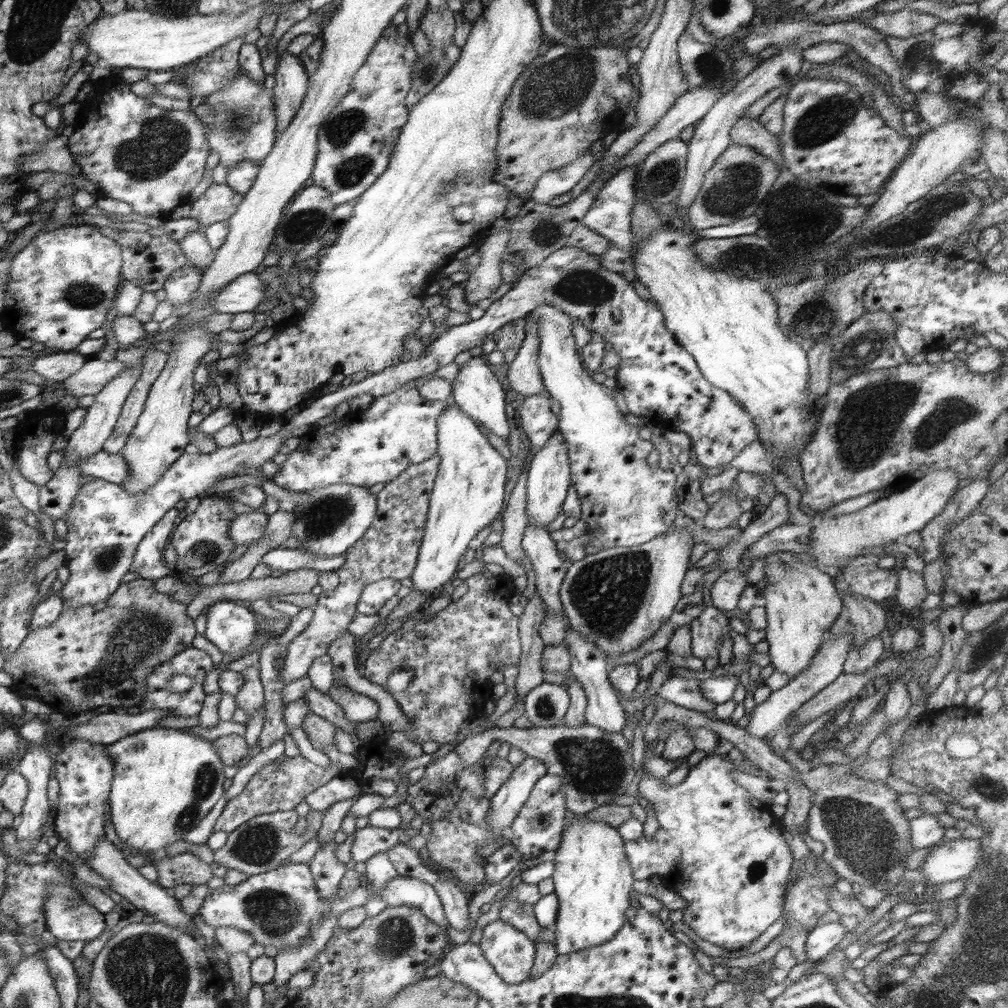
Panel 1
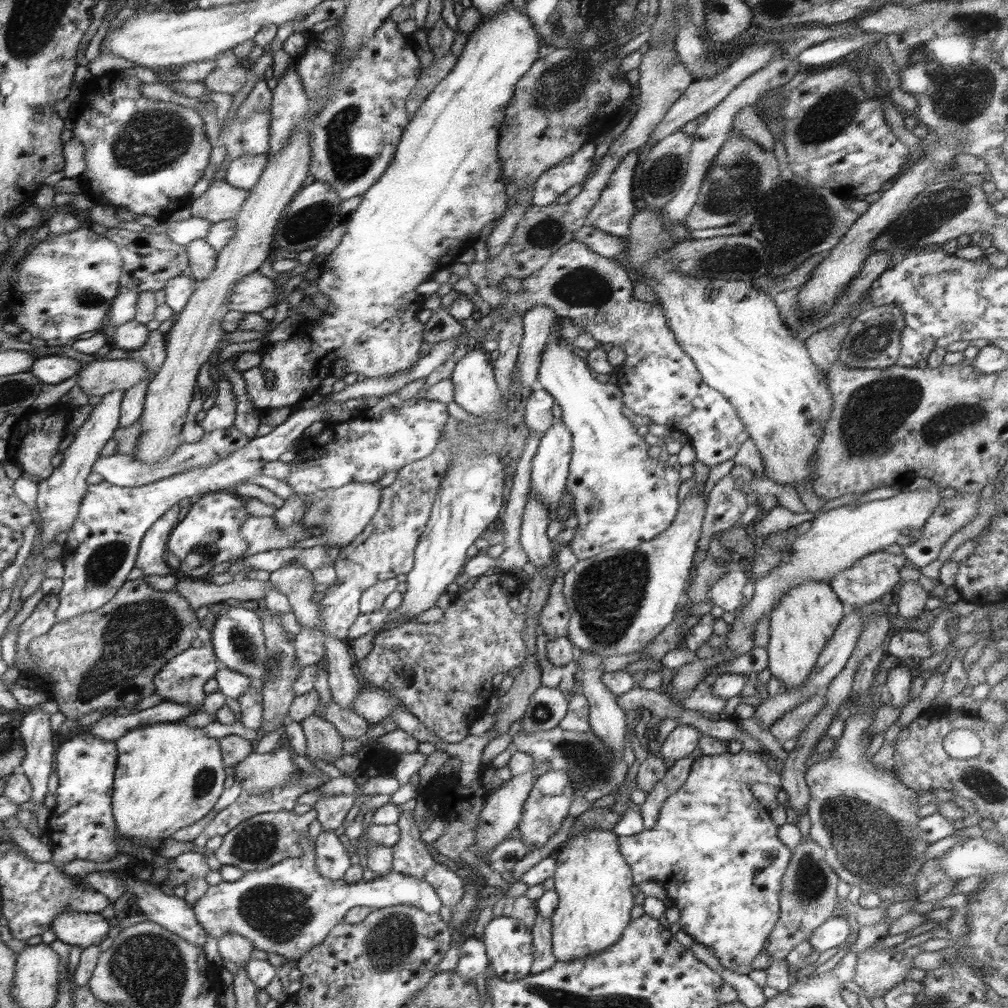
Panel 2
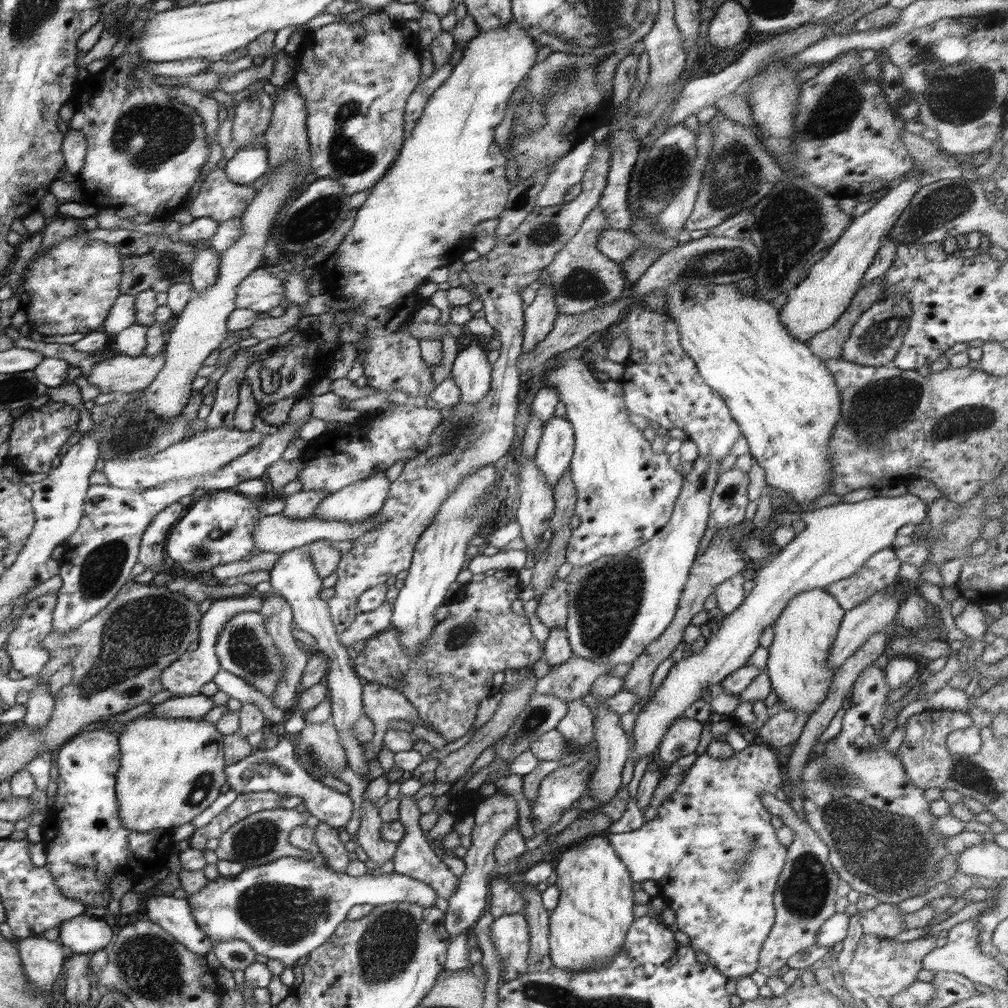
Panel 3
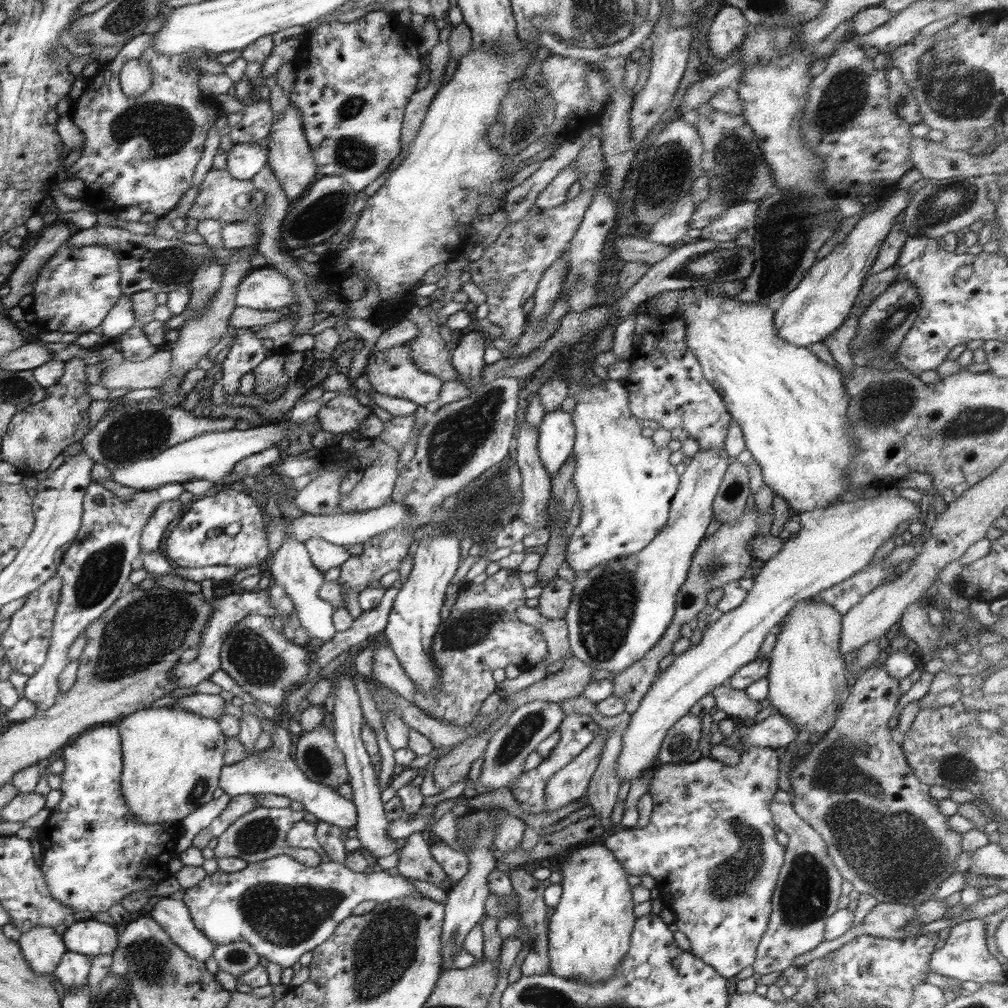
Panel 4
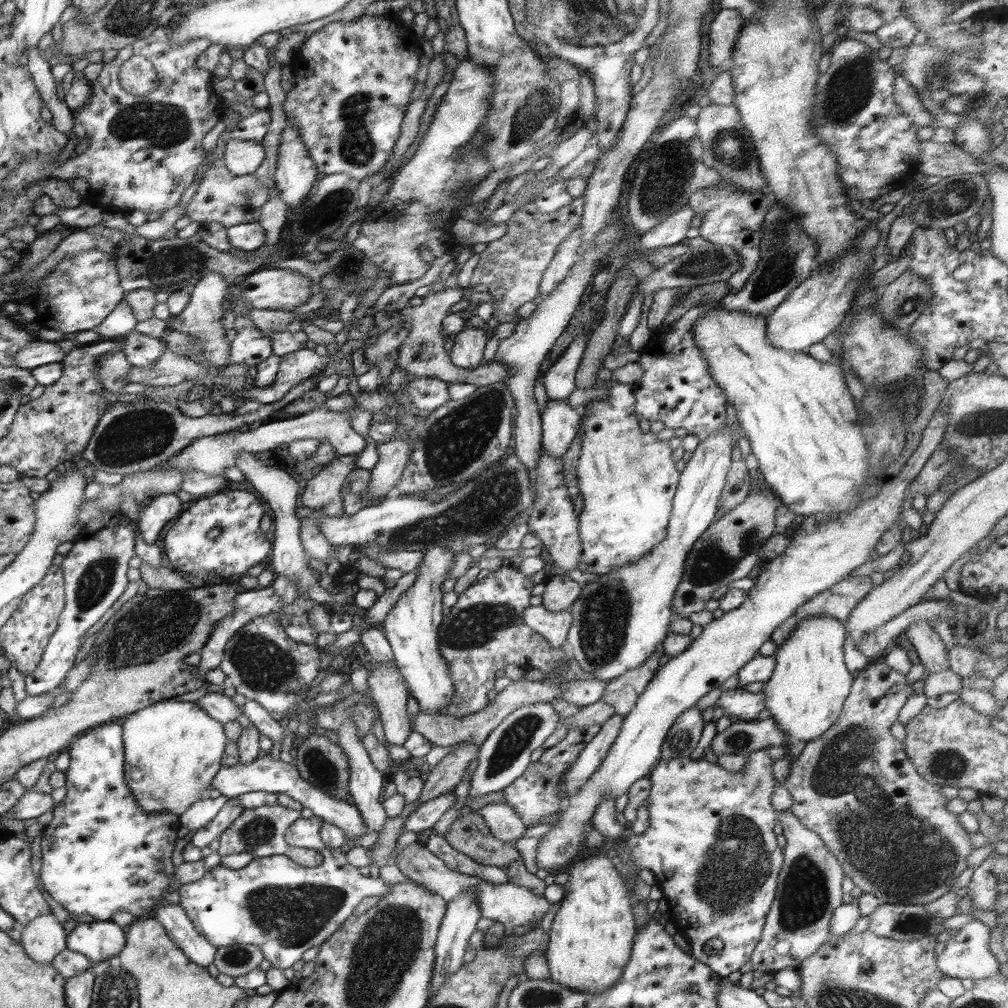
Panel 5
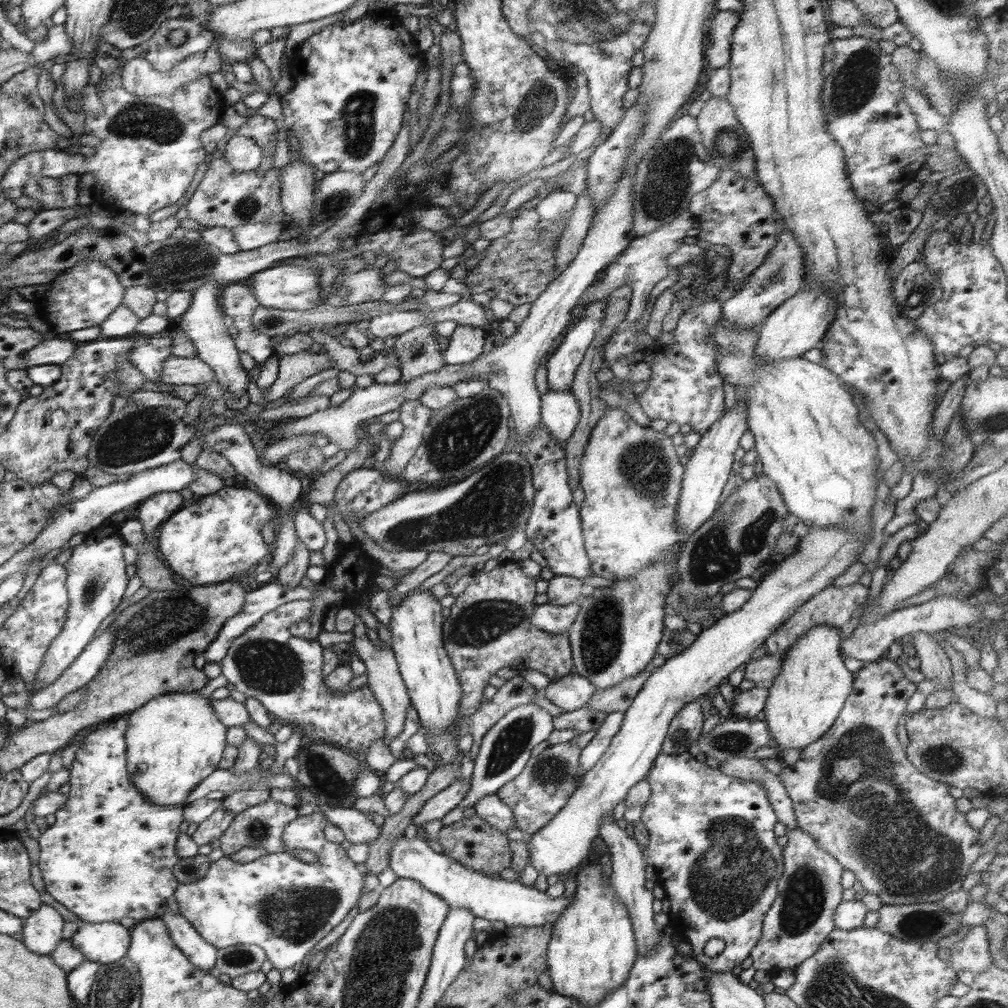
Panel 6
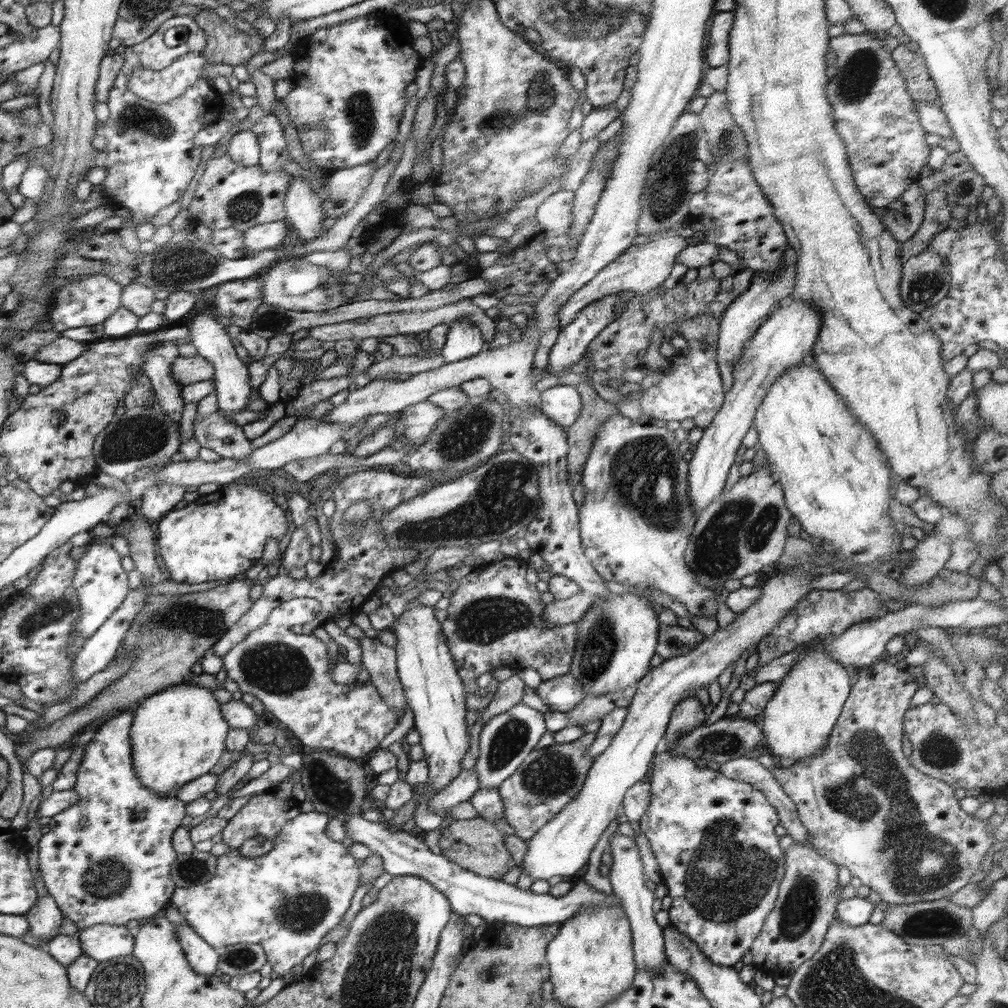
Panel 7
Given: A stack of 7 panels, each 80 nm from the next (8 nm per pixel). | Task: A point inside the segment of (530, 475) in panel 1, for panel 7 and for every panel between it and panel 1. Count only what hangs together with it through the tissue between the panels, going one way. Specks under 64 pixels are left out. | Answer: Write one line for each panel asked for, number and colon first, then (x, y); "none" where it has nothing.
2: (550, 466)
3: (553, 456)
4: (556, 438)
5: (560, 422)
6: (560, 412)
7: (562, 404)

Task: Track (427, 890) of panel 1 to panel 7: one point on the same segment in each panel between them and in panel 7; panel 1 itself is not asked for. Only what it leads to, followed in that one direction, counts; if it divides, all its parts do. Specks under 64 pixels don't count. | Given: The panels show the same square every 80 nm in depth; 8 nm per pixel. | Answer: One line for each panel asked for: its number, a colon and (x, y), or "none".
2: (288, 909)
3: (283, 910)
4: (283, 909)
5: (275, 904)
6: (278, 902)
7: (286, 901)

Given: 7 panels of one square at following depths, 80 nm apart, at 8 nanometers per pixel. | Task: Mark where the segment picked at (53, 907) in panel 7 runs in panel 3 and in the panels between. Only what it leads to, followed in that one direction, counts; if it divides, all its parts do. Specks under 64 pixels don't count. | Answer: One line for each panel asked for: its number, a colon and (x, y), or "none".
3: (42, 959)
4: (43, 947)
5: (42, 939)
6: (42, 932)

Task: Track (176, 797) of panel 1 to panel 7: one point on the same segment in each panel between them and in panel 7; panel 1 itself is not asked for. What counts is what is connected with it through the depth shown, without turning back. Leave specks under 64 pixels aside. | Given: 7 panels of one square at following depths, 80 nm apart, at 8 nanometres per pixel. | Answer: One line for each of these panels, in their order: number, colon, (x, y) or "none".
2: (169, 776)
3: (172, 769)
4: (172, 758)
5: (175, 749)
6: (175, 741)
7: (180, 733)

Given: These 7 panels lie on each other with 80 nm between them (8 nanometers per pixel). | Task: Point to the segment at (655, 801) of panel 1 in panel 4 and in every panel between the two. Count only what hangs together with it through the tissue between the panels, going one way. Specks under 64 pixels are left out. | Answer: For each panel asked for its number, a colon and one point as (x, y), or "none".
2: (714, 847)
3: (711, 849)
4: (710, 844)

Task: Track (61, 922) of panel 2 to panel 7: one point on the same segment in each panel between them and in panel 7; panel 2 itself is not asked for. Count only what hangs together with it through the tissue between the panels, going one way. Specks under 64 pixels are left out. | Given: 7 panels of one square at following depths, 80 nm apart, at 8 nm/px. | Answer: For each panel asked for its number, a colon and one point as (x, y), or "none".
3: (84, 934)
4: (88, 937)
5: (100, 940)
6: (106, 942)
7: (100, 942)

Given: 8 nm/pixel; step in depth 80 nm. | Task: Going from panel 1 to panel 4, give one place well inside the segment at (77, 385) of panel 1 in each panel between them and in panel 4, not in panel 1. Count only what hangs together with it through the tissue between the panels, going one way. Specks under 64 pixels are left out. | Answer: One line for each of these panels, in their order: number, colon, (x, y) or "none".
2: (97, 378)
3: (120, 373)
4: (149, 373)

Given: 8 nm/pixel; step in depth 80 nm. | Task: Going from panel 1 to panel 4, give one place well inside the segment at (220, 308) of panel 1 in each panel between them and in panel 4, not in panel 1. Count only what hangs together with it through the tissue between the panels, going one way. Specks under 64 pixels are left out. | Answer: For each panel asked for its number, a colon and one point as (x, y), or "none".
2: (254, 293)
3: (260, 291)
4: (266, 288)

